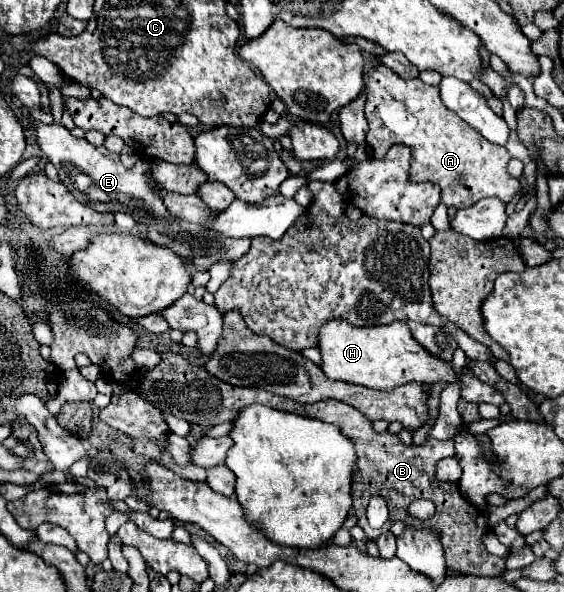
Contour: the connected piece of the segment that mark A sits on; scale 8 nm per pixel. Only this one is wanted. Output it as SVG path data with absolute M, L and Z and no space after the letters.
M377 65L367 73L365 93L365 119L369 123L367 145L373 157L385 157L387 149L395 143L411 147L413 163L409 179L437 183L441 187L441 201L447 207L465 209L485 197L511 203L521 191L519 179L507 173L507 163L511 159L507 149L493 145L469 123L449 111L439 97L439 87L425 85L421 79L405 81L387 67Z

